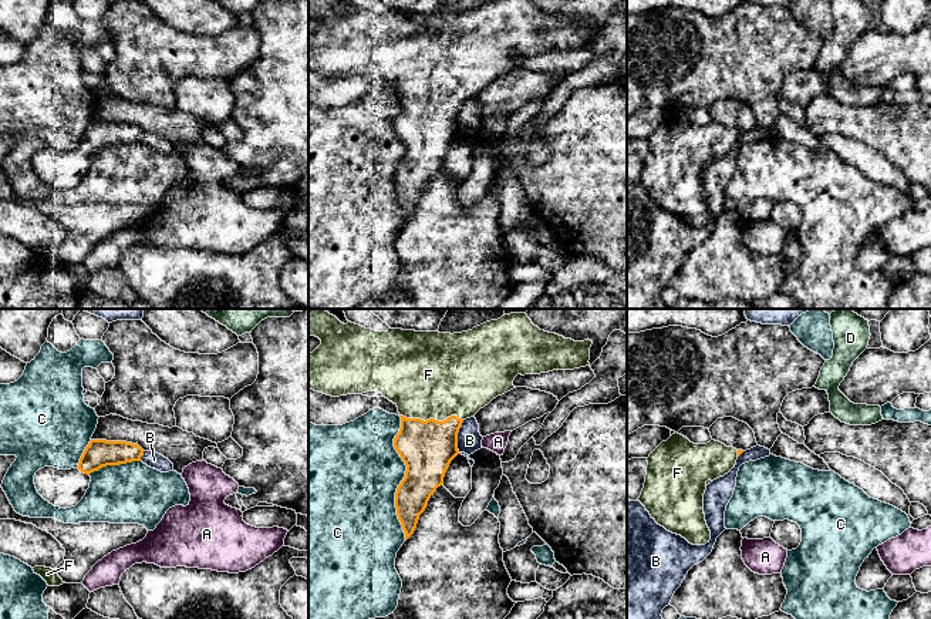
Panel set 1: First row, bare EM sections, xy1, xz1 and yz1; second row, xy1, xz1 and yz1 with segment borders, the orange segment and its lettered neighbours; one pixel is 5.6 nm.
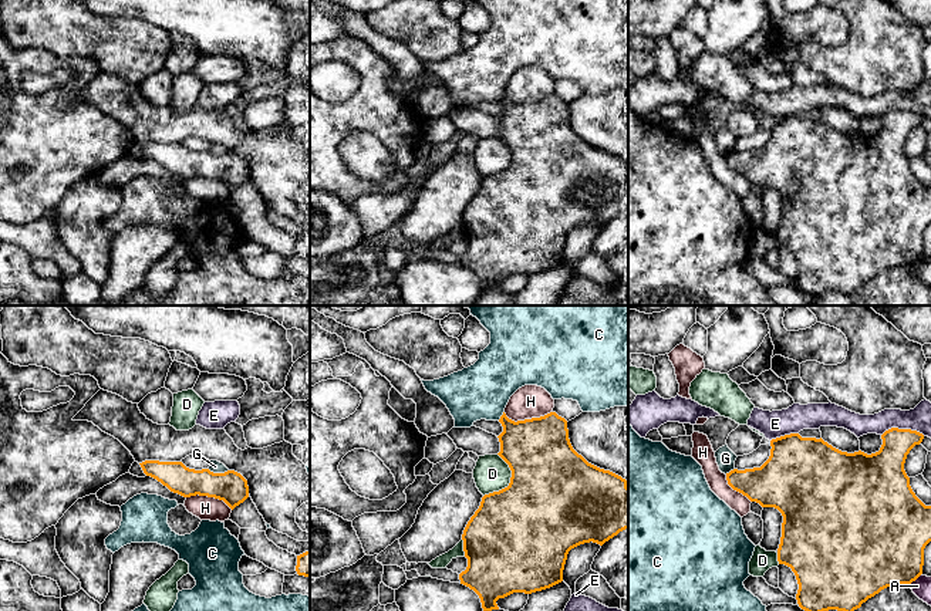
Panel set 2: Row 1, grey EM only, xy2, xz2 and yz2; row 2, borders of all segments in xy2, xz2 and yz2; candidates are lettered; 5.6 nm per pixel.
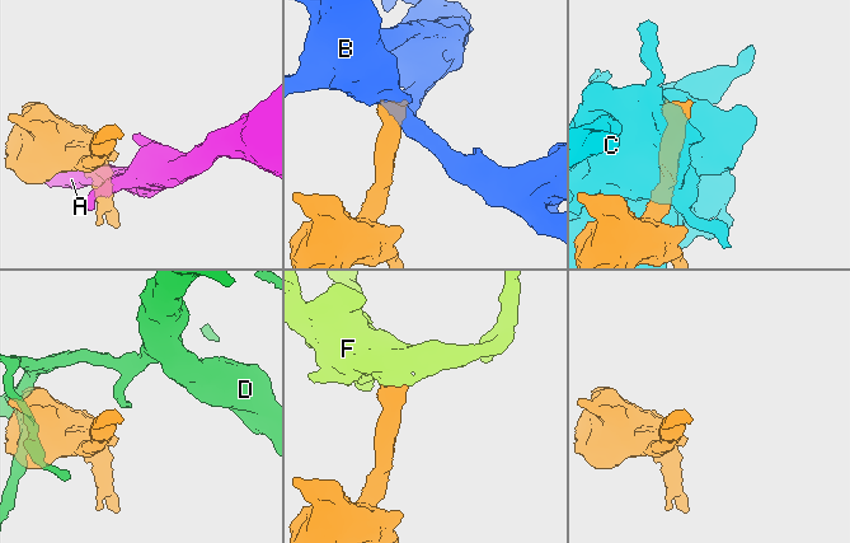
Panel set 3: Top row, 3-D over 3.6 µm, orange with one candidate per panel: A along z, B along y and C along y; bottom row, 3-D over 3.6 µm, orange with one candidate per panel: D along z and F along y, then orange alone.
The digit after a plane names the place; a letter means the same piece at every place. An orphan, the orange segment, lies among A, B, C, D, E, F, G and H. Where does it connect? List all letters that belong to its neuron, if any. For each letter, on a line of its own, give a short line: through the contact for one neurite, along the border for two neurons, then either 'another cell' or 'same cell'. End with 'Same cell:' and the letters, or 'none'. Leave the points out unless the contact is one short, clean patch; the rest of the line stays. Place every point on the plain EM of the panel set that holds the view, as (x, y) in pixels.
A: another cell
B: line xz1 (464, 101), (458, 114), (458, 133); another cell
C: another cell
D: another cell
E: another cell
F: line xz1 (427, 128), (431, 100), (428, 56); same cell
G: another cell
H: line xz2 (552, 93), (516, 103), (512, 103), (503, 94); another cell
Same cell: F

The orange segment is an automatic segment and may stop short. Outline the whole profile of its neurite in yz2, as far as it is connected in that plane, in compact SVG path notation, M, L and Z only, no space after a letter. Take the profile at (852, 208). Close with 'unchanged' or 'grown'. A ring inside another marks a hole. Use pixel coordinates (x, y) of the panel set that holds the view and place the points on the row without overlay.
M891 109L881 117L881 121L883 126L880 132L867 136L861 132L854 135L841 134L824 124L822 119L802 119L799 115L790 115L770 122L770 138L760 149L745 152L733 151L726 155L728 166L733 172L742 175L750 183L759 185L762 189L775 189L782 195L783 205L780 226L777 230L777 243L779 246L790 249L795 254L799 266L796 276L797 286L802 291L813 297L829 291L851 296L881 271L891 267L911 266L922 256L924 230L931 223L931 188L925 188L913 173L910 159L904 152L904 145L910 132L922 124L924 117L911 111Z | unchanged

